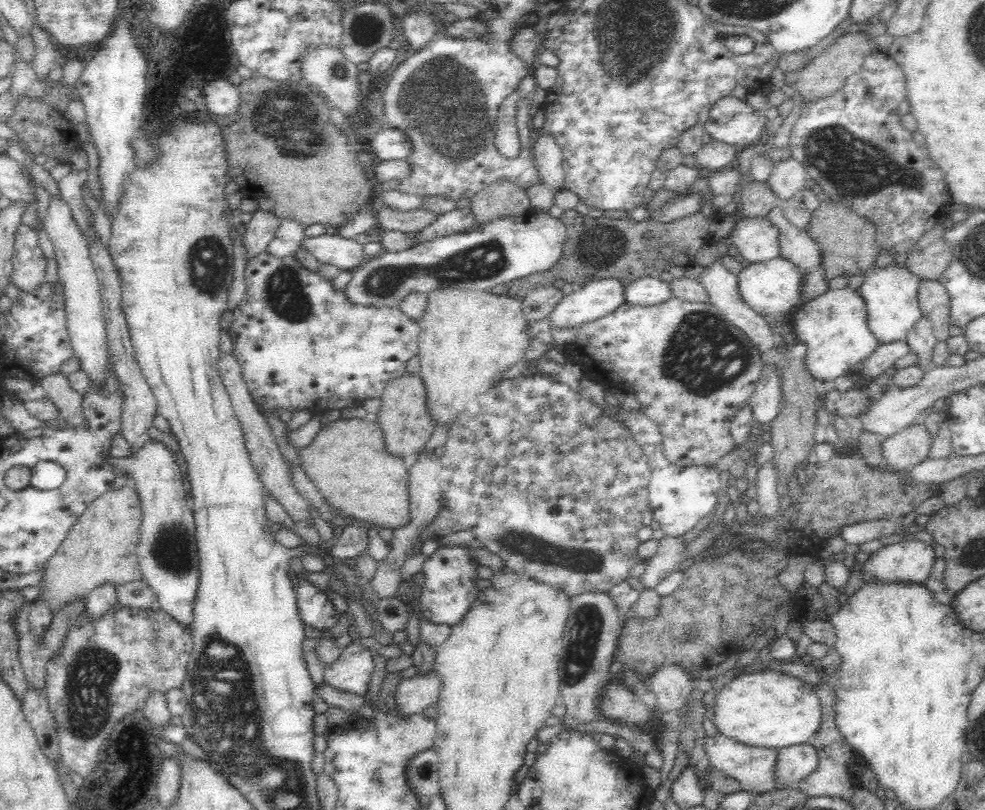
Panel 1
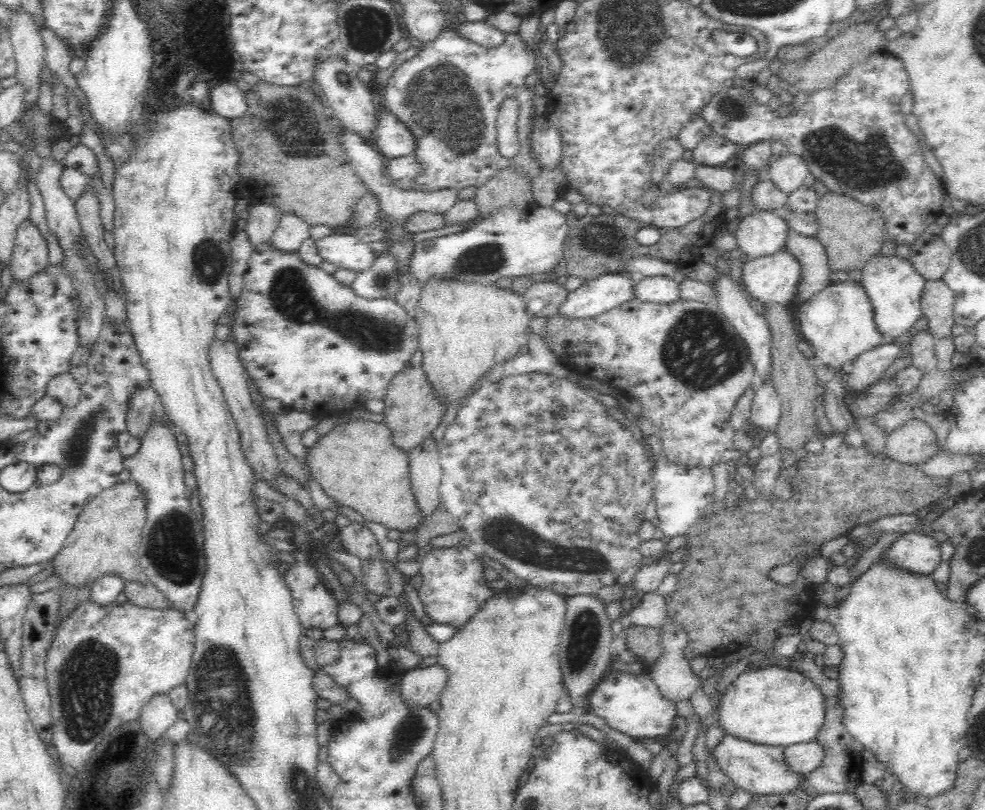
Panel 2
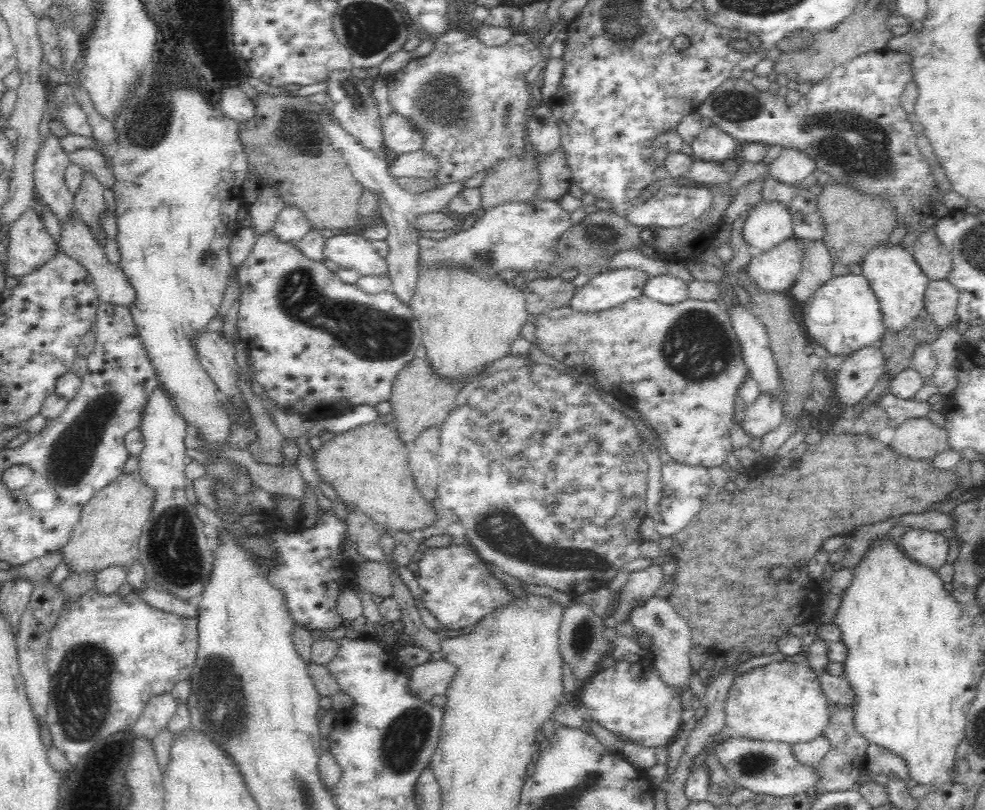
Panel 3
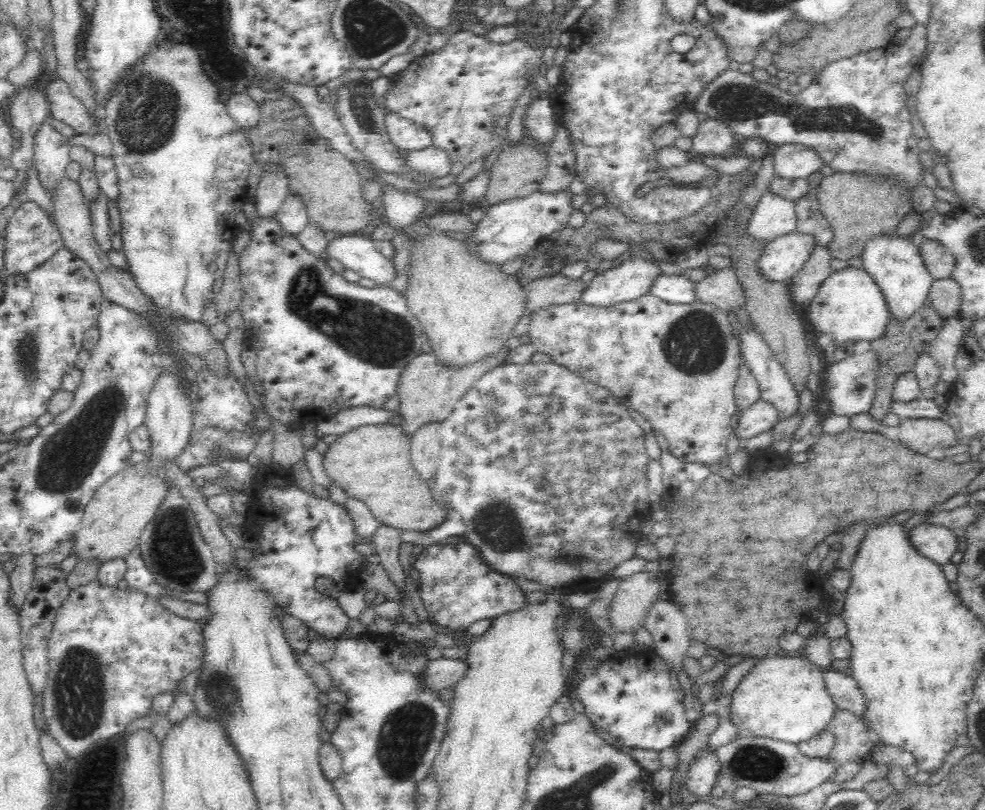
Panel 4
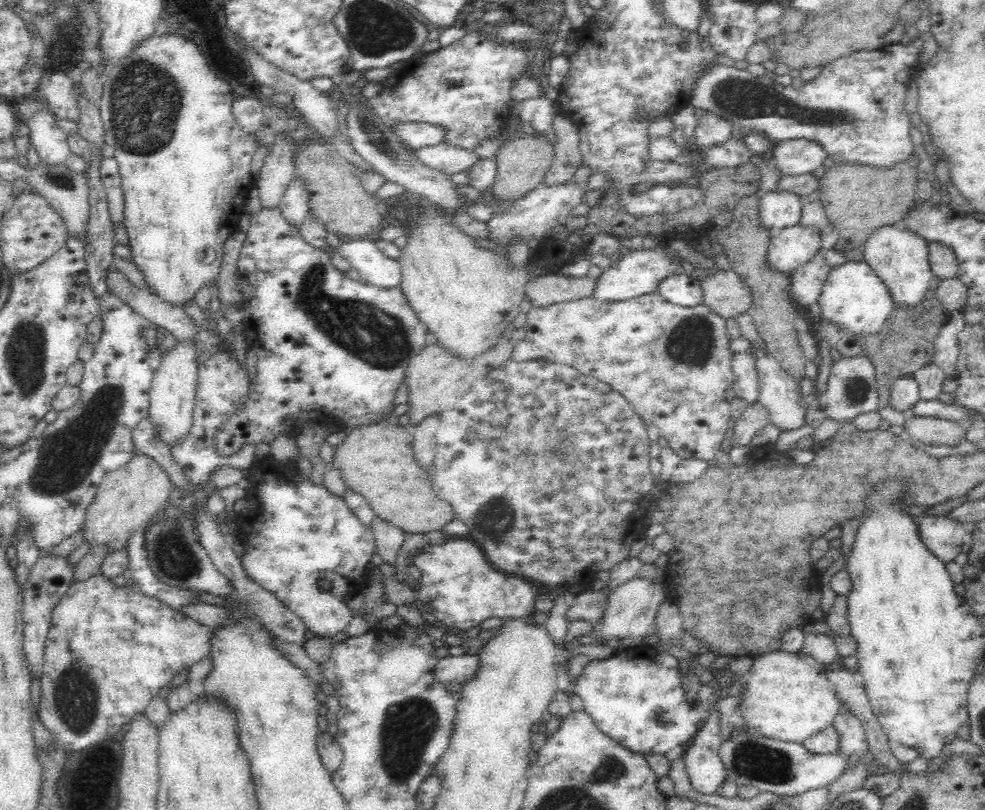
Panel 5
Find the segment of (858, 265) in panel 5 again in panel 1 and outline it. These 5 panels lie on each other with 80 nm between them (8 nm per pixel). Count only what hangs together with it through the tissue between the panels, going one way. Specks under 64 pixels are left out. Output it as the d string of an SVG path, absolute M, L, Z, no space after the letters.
M834 288L826 290L802 304L796 312L795 333L798 342L807 346L804 362L822 386L837 376L854 370L871 352L878 348L877 336L870 331L868 305L859 289Z

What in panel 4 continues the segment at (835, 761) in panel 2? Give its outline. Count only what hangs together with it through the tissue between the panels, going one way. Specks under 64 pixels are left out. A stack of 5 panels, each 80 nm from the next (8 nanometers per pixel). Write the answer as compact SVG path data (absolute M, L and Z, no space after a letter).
M839 709L826 730L836 737L836 744L828 757L838 763L838 772L830 780L838 783L850 781L860 772L872 752L867 727L847 710Z

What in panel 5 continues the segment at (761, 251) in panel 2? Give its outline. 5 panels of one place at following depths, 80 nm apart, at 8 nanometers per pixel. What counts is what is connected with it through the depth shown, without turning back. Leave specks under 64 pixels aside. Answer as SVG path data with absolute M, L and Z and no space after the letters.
M780 187L763 193L760 200L760 223L775 231L798 223L804 198Z

